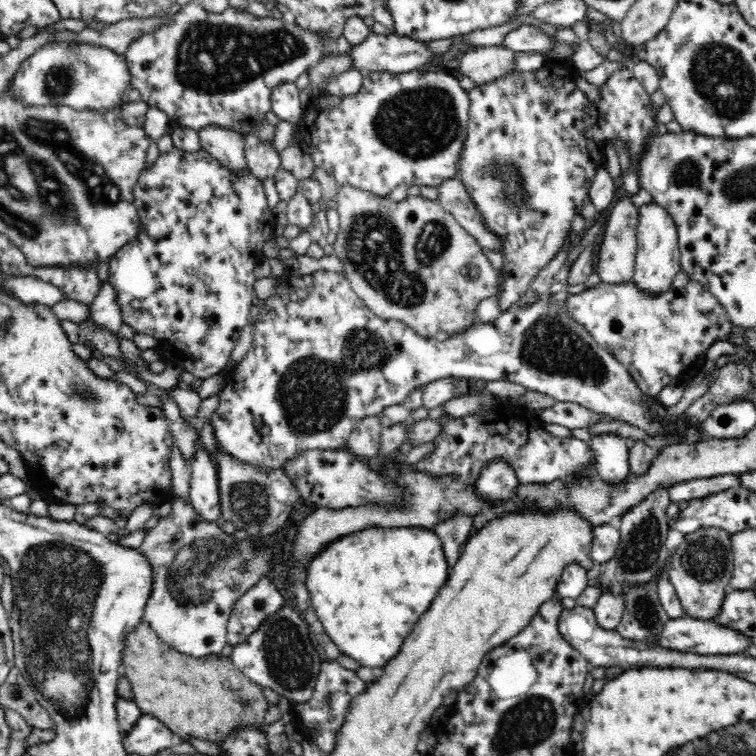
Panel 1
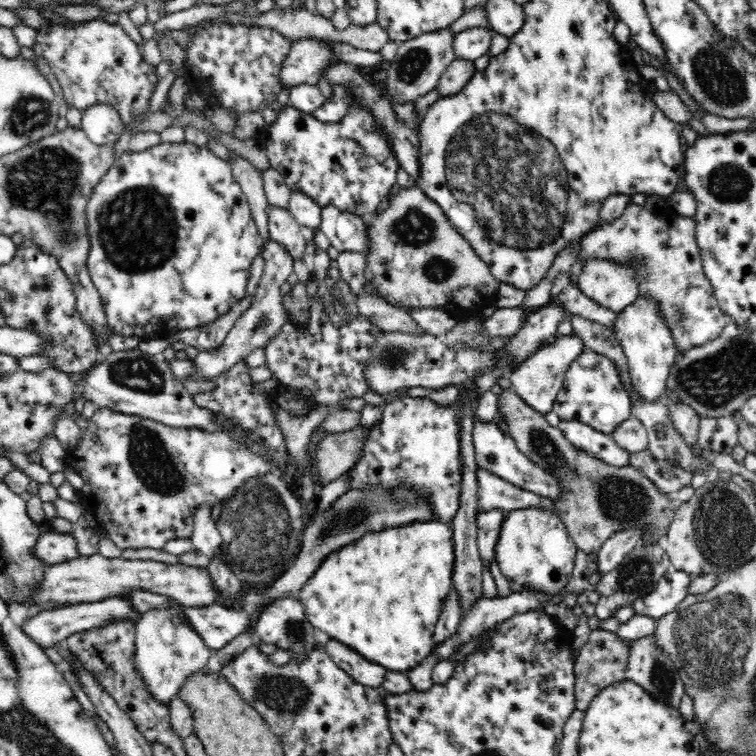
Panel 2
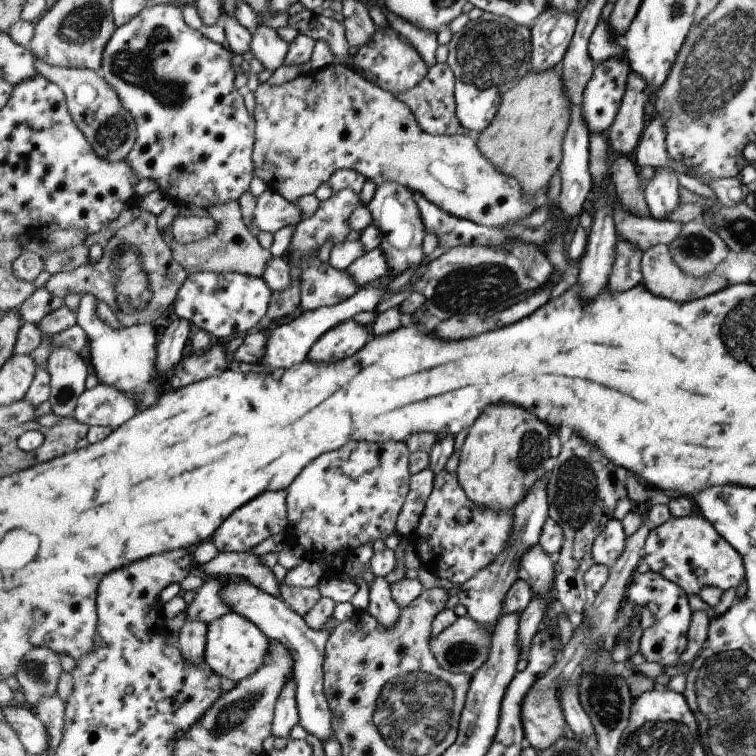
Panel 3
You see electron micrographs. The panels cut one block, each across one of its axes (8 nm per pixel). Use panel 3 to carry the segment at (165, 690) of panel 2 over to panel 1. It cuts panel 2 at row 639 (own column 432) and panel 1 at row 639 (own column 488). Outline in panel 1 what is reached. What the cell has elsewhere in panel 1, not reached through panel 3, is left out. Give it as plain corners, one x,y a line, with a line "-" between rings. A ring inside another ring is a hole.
172,497
171,501
174,502
173,514
148,530
142,546
137,549
138,555
142,555
151,568
151,591
141,622
146,623
161,640
161,644
170,650
194,658
220,655
227,643
227,623
234,604
272,571
274,554
270,547
250,546
248,539
242,542
236,540
232,531
225,529
219,522
210,524
204,521
190,507
188,500

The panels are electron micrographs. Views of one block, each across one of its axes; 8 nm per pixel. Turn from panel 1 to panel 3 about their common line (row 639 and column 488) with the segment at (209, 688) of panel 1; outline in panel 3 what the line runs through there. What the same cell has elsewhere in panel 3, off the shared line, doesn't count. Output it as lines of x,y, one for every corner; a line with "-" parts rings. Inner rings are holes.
555,68
547,72
530,73
517,83
509,92
504,94
504,102
500,112
493,119
491,125
477,136
481,152
493,162
493,166
500,167
511,178
520,179
524,190
525,200
533,201
535,194
549,184
549,180
560,170
564,157
564,140
568,134
572,121
572,108
569,95
565,94
565,83
562,73

